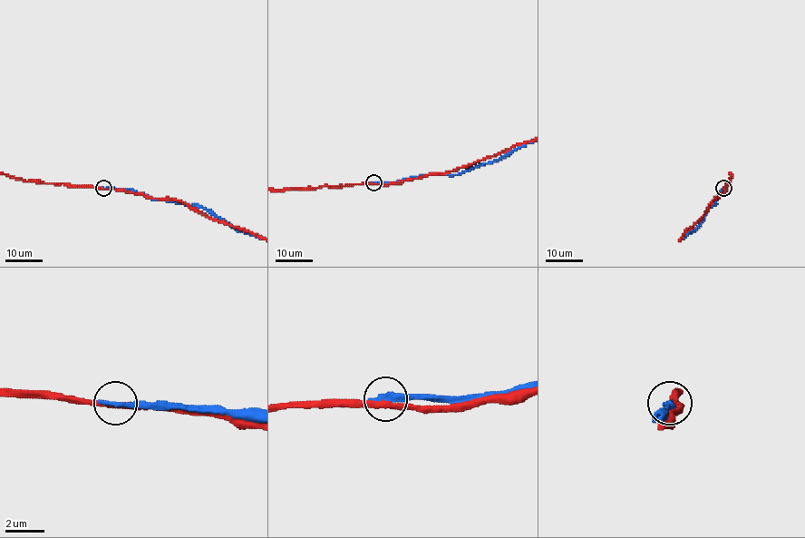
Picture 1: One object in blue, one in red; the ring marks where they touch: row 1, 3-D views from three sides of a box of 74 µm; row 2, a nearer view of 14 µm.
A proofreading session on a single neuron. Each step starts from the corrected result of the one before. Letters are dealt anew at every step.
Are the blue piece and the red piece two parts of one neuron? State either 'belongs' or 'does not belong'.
does not belong

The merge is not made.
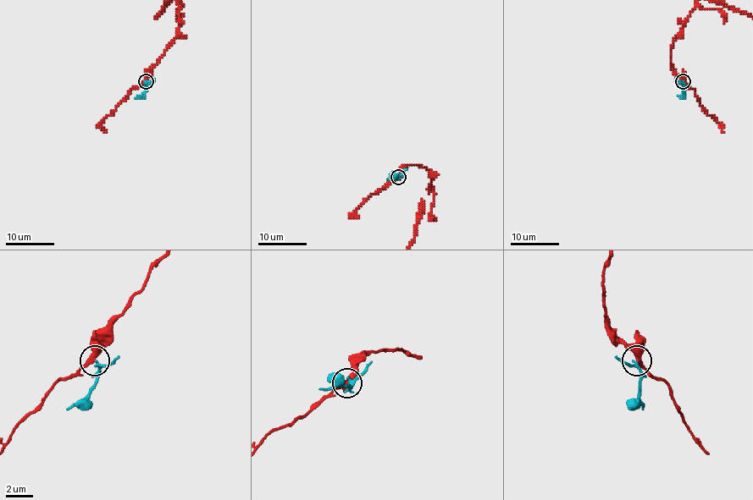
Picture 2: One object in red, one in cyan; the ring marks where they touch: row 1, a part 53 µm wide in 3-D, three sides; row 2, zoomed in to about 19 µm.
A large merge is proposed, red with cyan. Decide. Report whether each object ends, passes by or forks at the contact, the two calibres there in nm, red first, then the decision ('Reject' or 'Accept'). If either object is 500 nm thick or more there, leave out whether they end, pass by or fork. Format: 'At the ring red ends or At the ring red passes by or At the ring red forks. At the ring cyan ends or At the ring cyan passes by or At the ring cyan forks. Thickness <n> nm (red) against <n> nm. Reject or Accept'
At the ring red passes by. At the ring cyan forks. Thickness 420 nm (red) against 170 nm. Reject

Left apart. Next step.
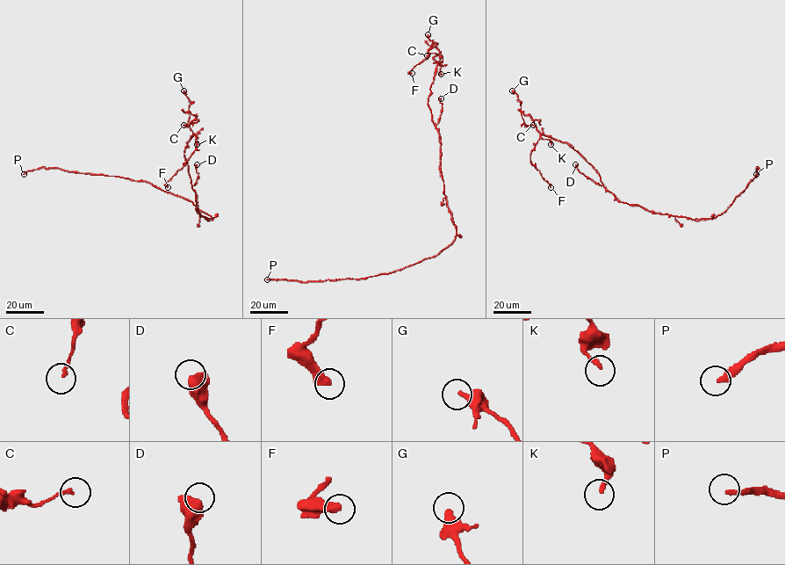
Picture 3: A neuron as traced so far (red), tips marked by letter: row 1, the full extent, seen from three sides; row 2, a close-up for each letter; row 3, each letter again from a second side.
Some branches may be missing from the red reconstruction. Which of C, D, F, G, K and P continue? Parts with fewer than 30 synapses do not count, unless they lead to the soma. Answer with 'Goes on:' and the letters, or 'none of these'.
Goes on: P

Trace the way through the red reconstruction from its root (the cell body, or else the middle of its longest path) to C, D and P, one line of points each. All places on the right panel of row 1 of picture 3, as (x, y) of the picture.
C: (681, 216), (621, 202), (576, 150), (542, 134), (531, 117), (522, 112), (524, 123), (533, 125)
D: (681, 216), (660, 214), (621, 202), (603, 185), (581, 173), (575, 164)
P: (681, 216), (705, 220), (719, 215), (756, 176), (759, 170), (757, 167), (756, 174)

